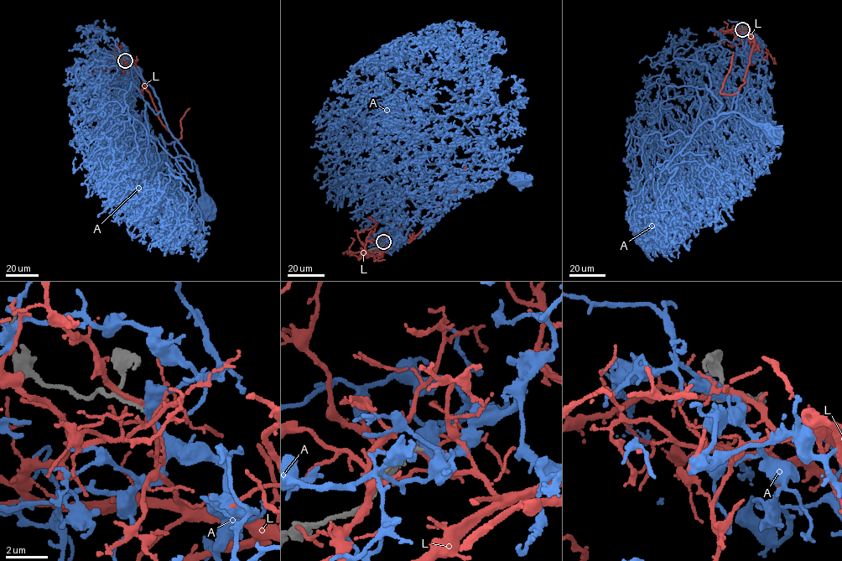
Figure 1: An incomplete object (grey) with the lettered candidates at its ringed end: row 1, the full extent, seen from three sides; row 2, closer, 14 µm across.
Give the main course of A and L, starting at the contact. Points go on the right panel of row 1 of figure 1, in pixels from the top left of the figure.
A: (742, 29), (739, 39), (699, 50), (697, 60), (707, 66), (718, 113), (738, 112), (771, 133)
L: (742, 29), (751, 31), (755, 45), (745, 82), (735, 93), (721, 93), (733, 51)

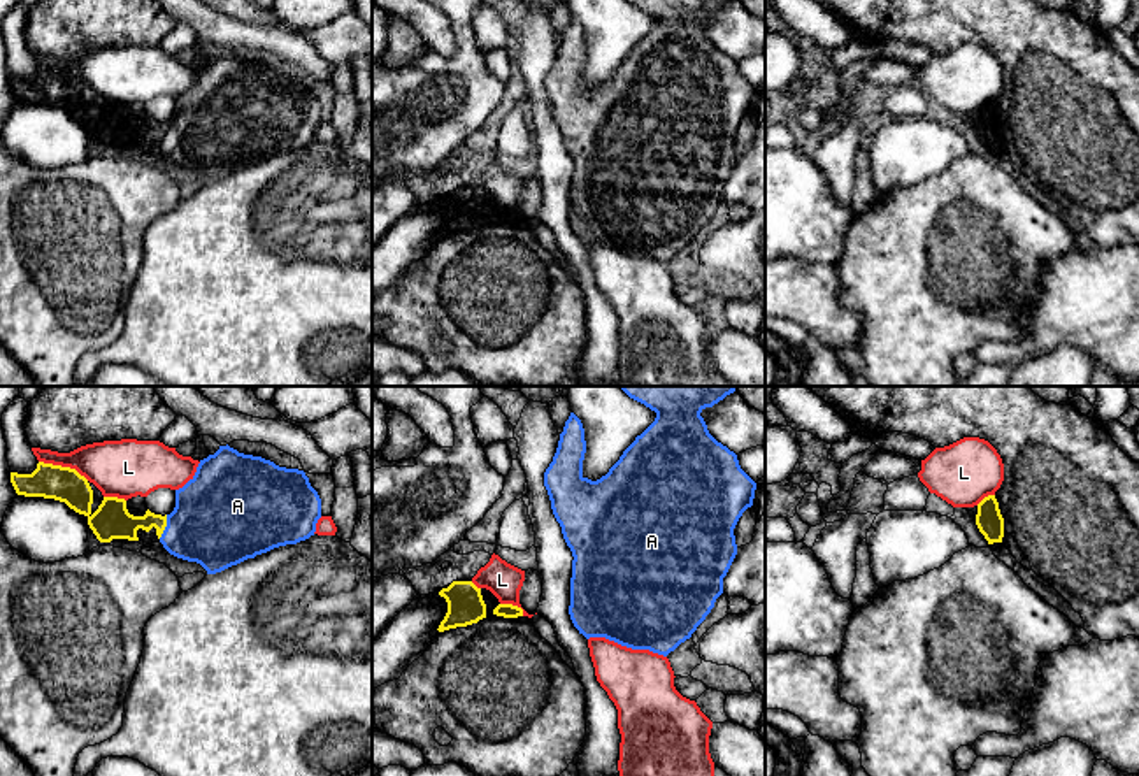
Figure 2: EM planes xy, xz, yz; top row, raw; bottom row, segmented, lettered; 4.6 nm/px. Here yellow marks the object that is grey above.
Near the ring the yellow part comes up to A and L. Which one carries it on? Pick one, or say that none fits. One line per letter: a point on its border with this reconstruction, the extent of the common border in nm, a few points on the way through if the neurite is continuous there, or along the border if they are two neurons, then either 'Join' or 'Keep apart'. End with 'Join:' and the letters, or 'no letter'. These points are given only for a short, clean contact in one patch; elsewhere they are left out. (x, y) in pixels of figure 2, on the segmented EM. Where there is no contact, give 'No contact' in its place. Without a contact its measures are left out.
A: Touches yellow at xy (165, 525). Shared border 120 nm. Path across: xy (111, 520), (165, 525), (220, 520). Join
L: Touches yellow at xy (64, 467). Shared border 240 nm. Boundary: xy (39, 460), (74, 467), (88, 480). Keep apart
Join: A

